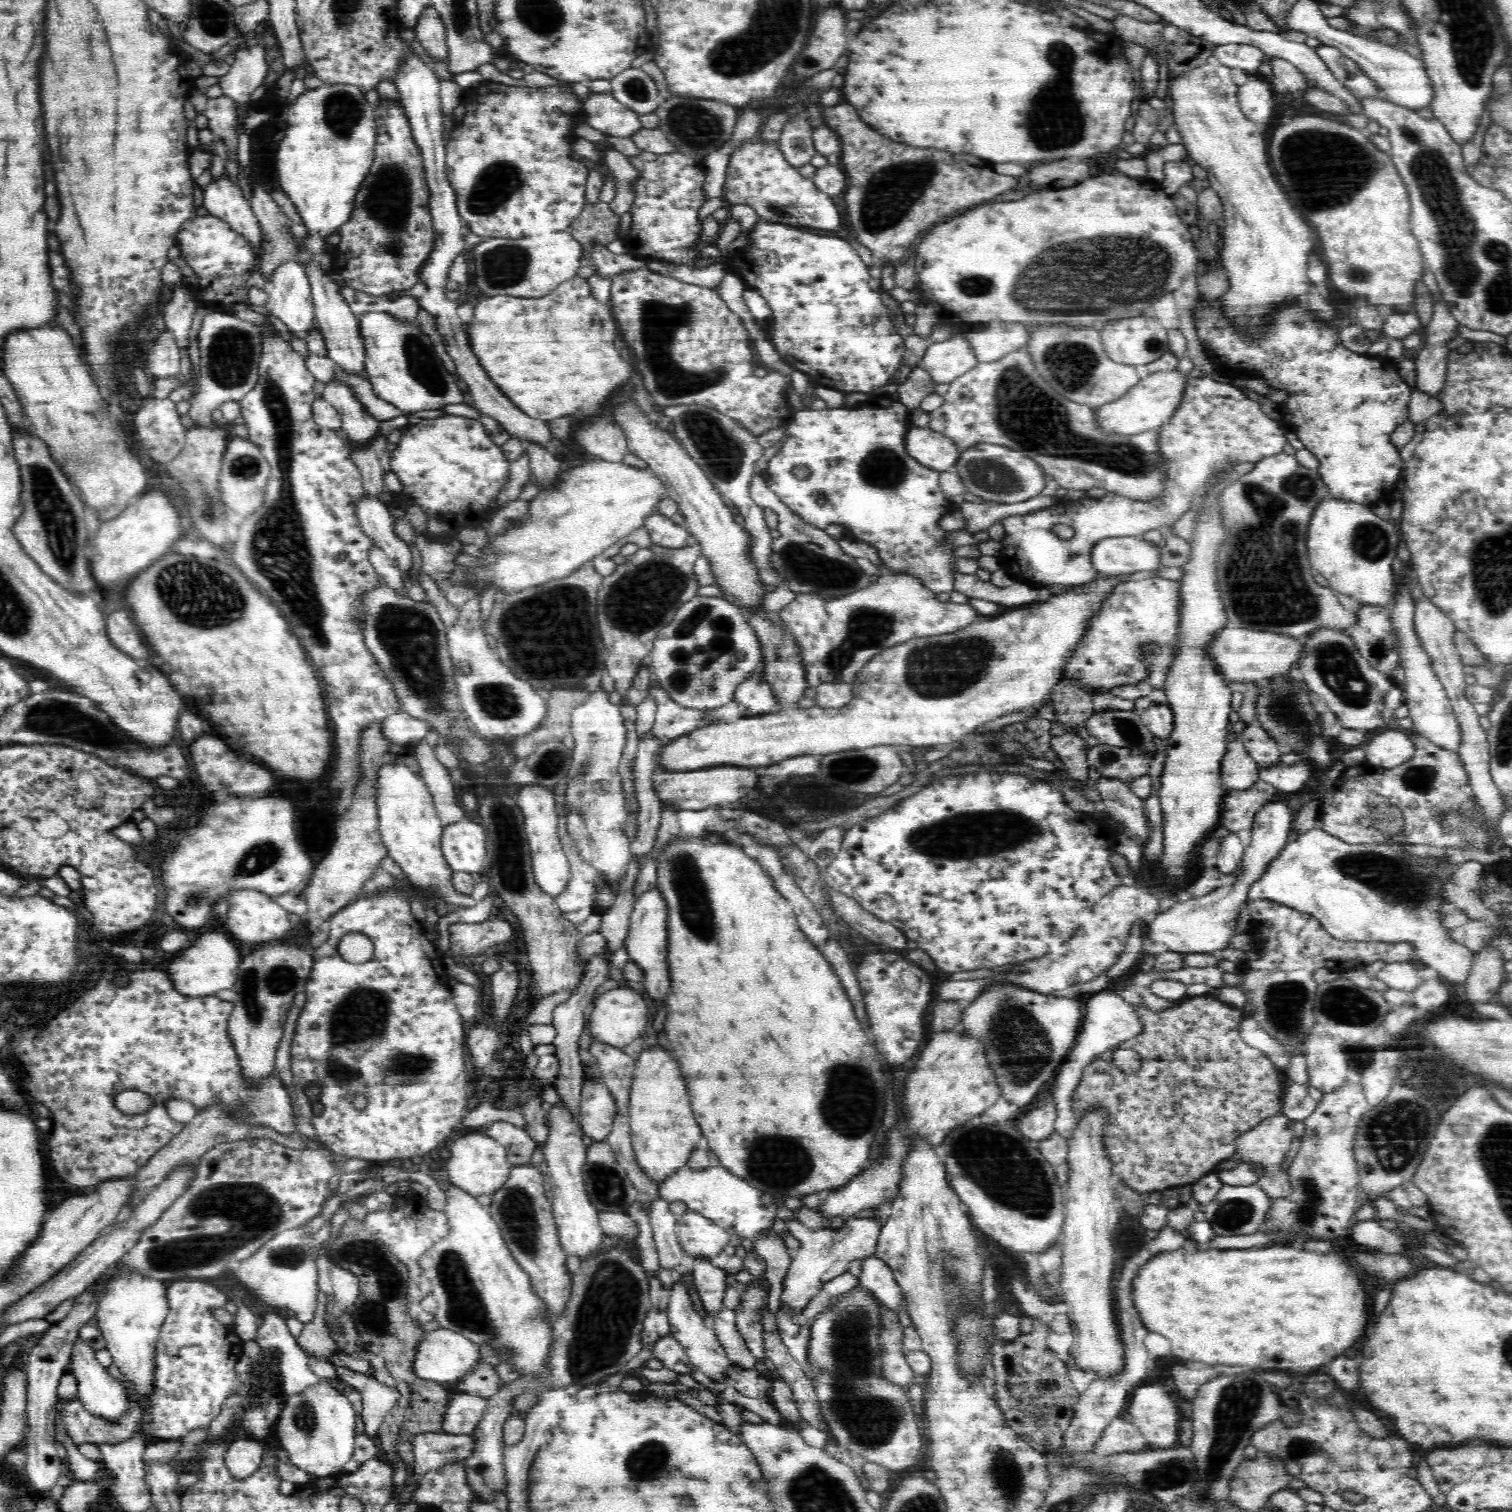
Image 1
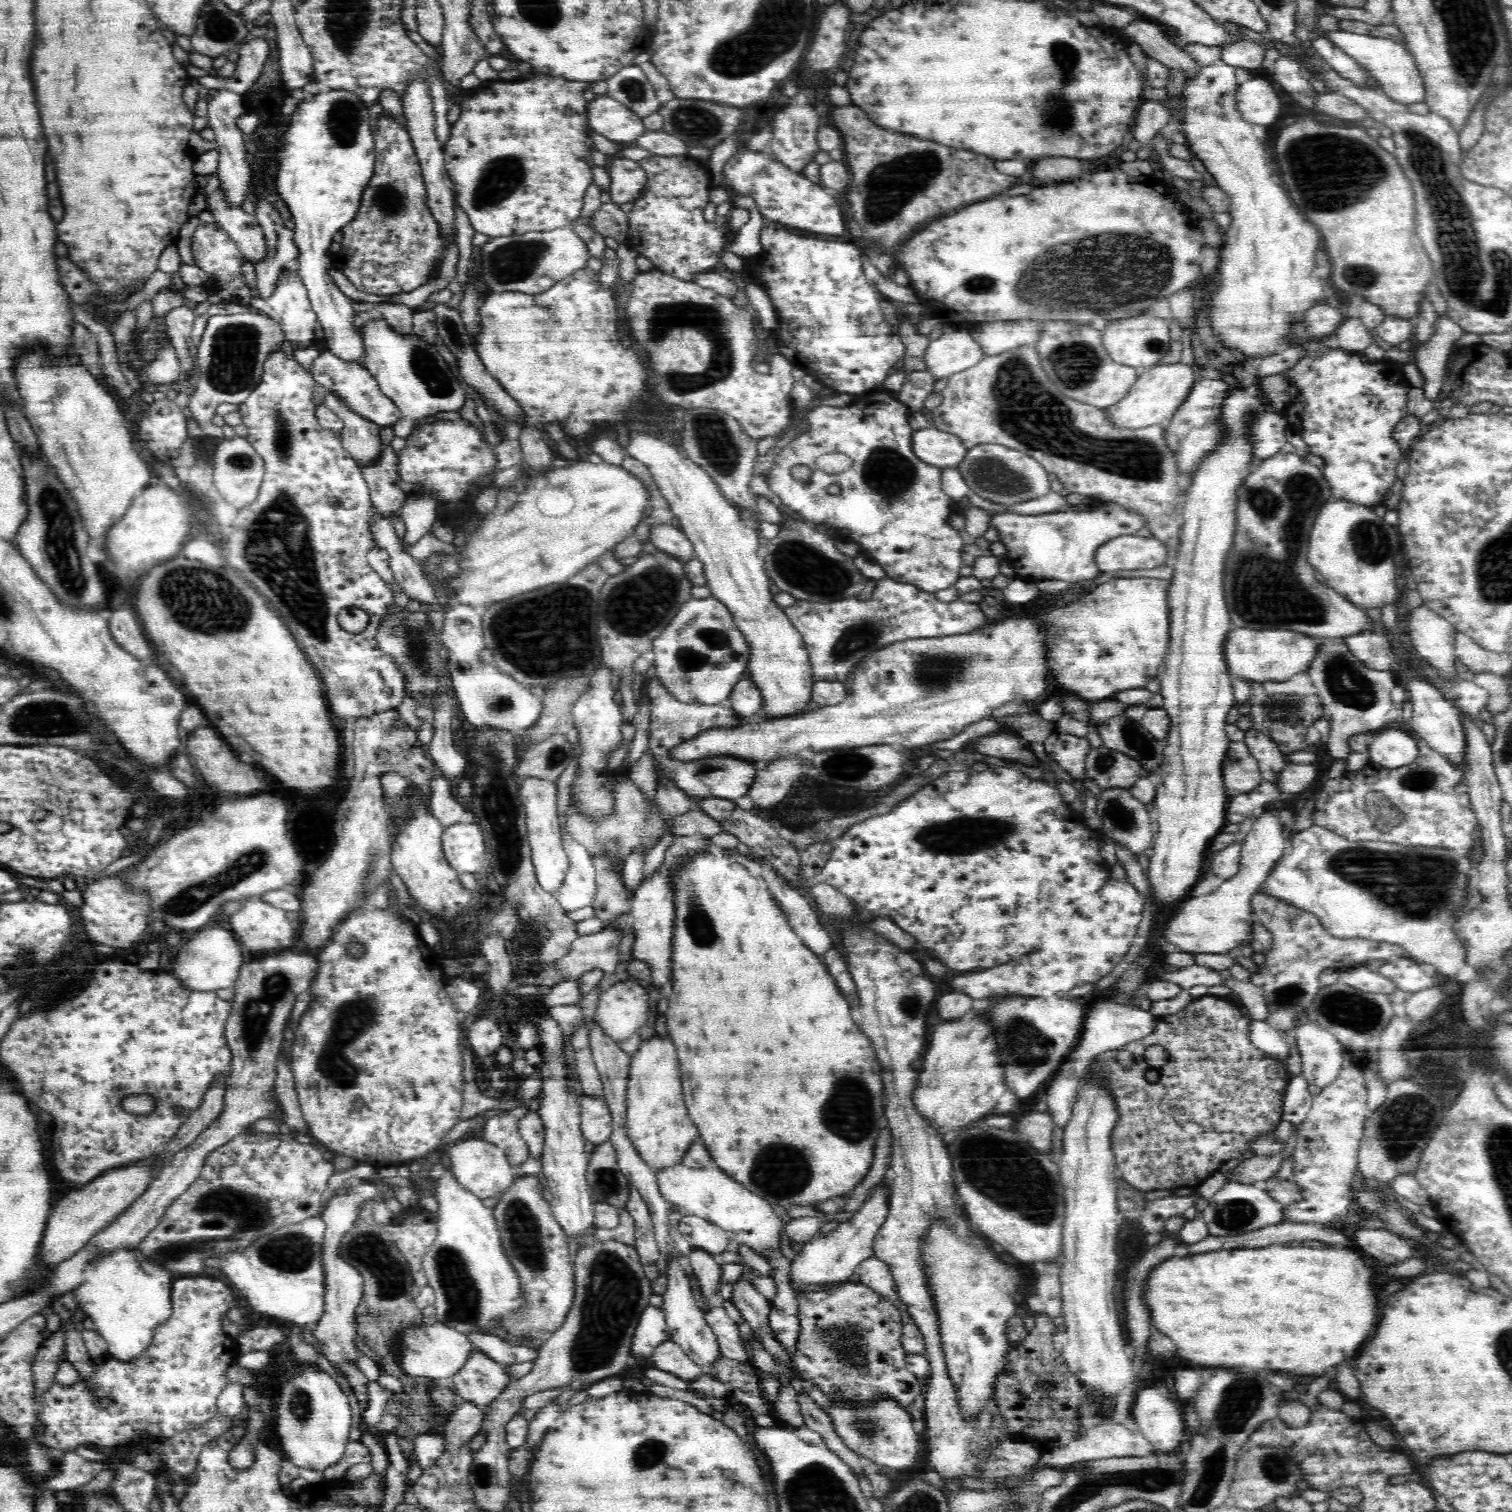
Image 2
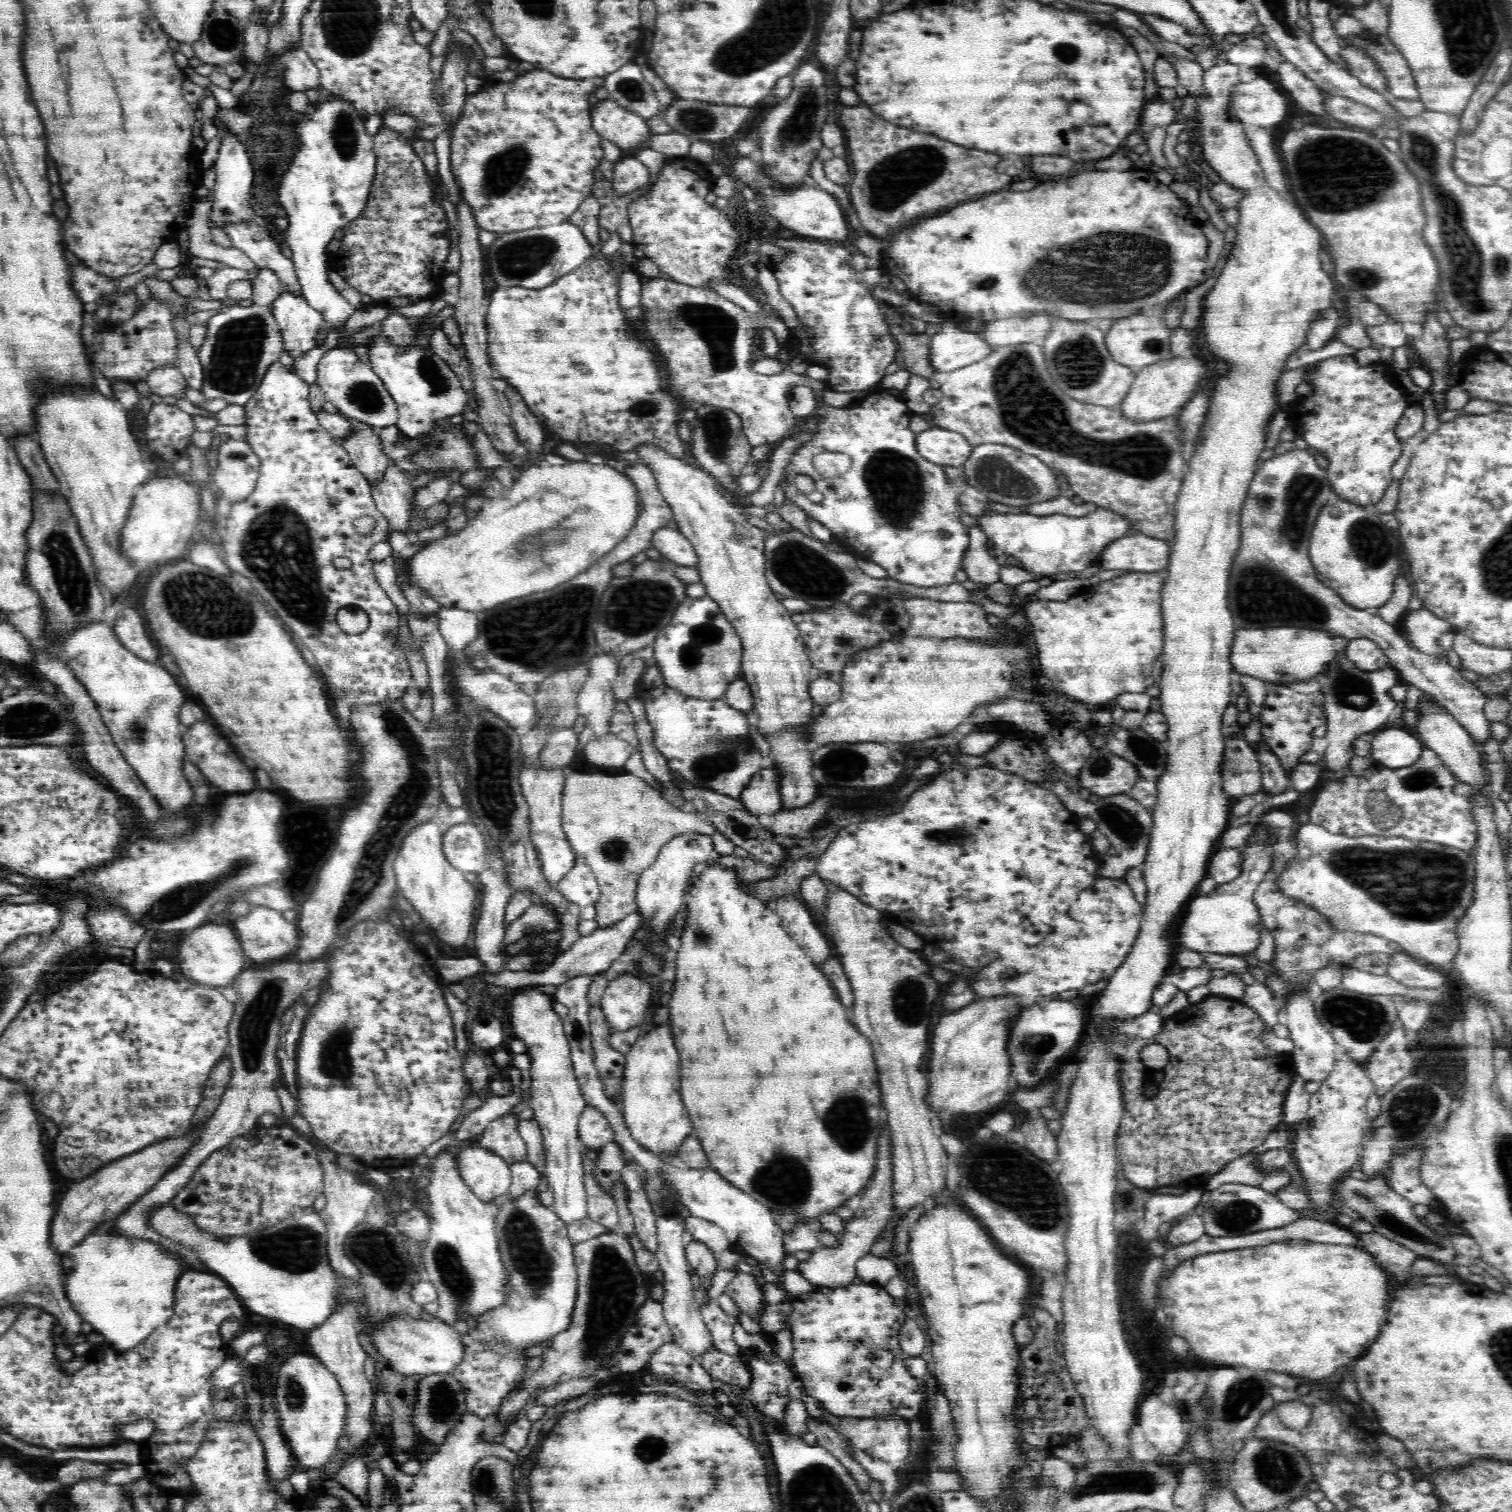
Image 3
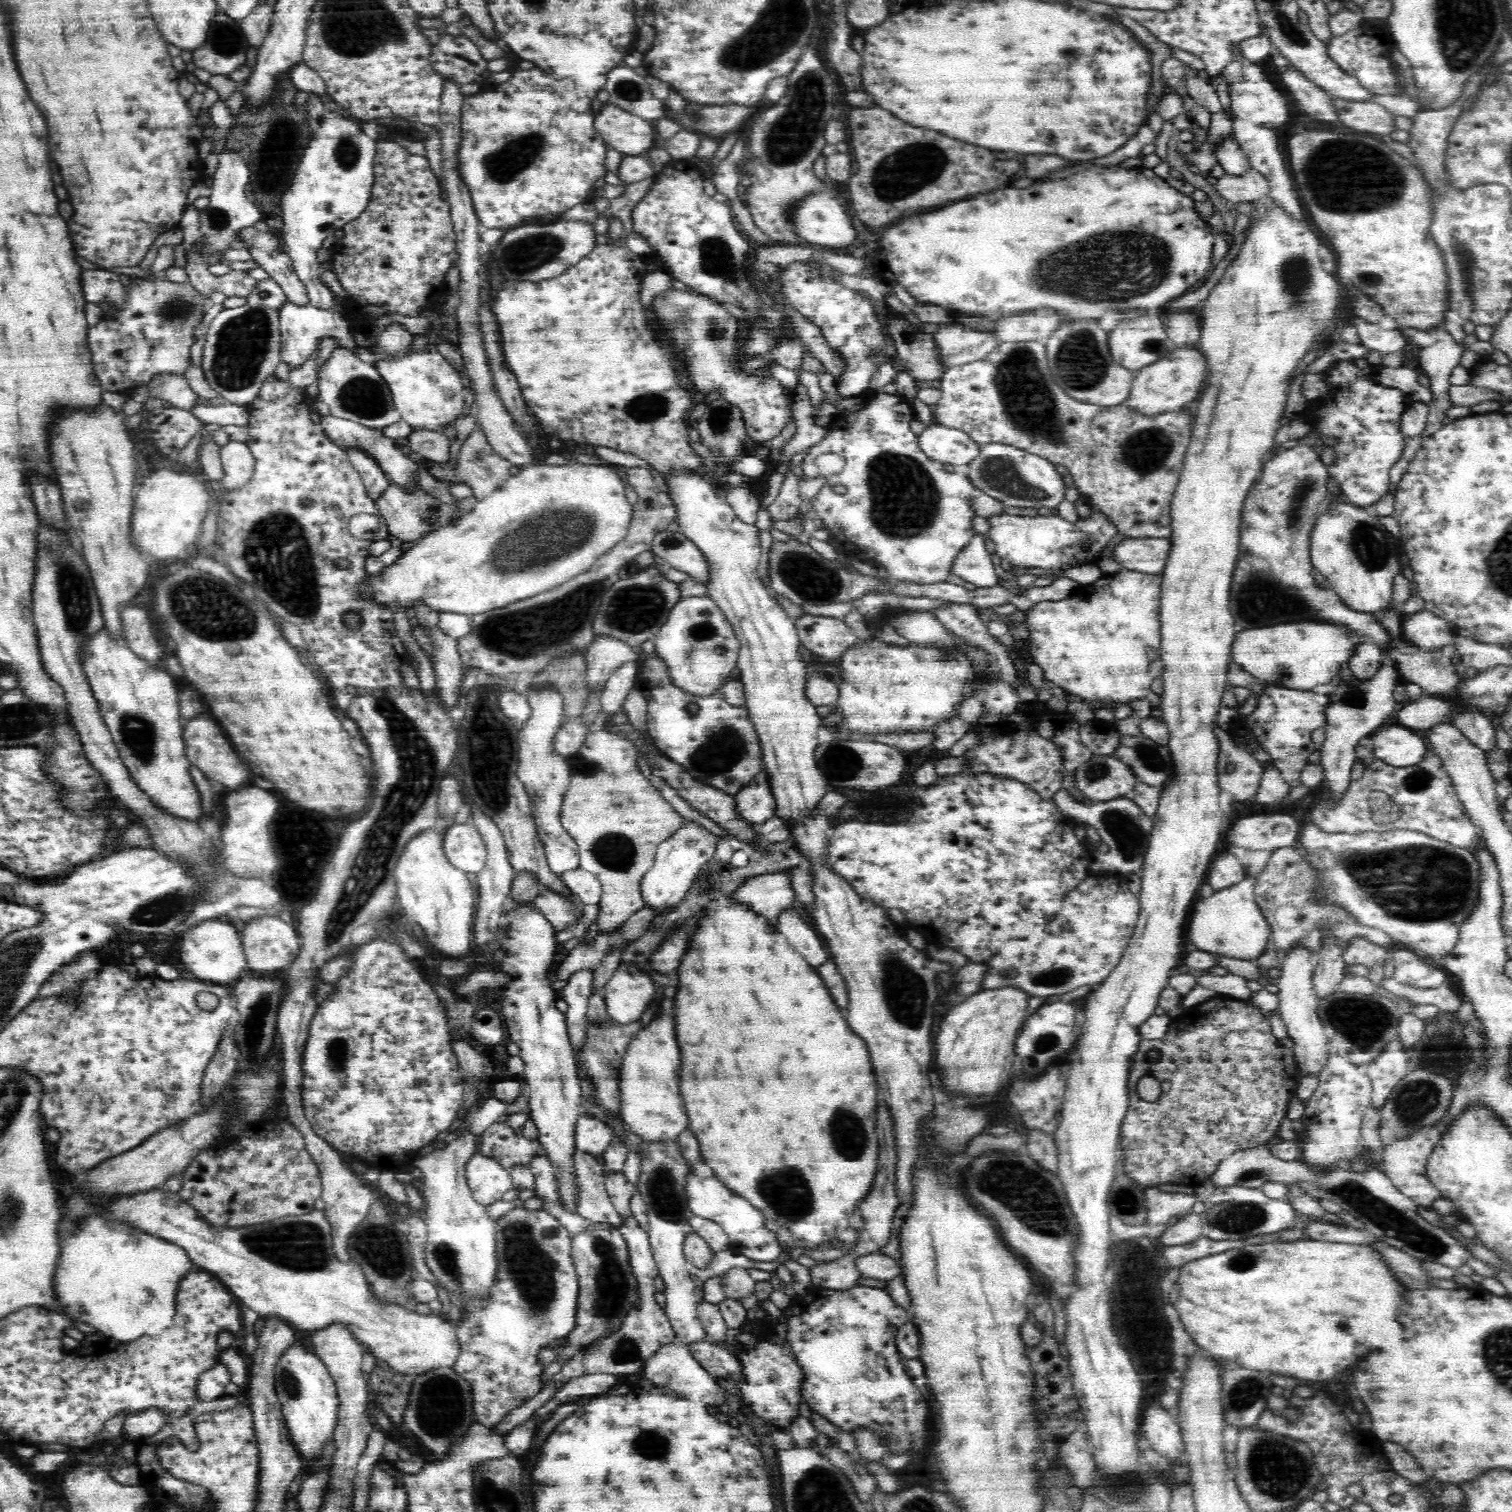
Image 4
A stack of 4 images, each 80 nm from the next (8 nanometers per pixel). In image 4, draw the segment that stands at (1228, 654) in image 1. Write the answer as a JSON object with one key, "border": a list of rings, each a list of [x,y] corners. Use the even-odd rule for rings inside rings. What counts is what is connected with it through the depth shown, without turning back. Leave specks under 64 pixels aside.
{"border":[[[1290,622],[1237,632],[1230,657],[1263,685],[1312,690],[1318,684],[1328,684],[1342,662],[1350,662],[1356,648],[1354,634],[1343,623]]]}

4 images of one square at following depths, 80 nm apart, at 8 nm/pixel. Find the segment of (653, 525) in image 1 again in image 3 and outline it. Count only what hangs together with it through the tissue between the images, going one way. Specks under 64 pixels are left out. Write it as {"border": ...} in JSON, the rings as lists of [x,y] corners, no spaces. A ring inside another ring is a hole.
{"border":[[[668,527],[656,530],[653,534],[653,547],[668,562],[685,568],[698,568],[699,556],[695,548],[679,530]]]}

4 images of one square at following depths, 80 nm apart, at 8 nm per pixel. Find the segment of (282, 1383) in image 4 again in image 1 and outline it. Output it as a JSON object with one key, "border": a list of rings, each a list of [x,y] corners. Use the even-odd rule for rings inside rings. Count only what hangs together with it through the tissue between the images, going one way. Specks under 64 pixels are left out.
{"border":[[[321,1382],[304,1387],[286,1402],[284,1412],[278,1417],[278,1436],[289,1461],[308,1474],[316,1478],[337,1476],[342,1473],[344,1464],[353,1460],[356,1413],[348,1398],[332,1385]]]}

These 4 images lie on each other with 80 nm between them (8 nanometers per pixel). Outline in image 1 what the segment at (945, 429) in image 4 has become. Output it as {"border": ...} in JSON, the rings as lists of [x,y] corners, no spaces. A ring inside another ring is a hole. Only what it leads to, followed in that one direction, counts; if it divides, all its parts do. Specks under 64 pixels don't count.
{"border":[[[911,426],[906,436],[907,453],[932,470],[948,471],[959,460],[959,447],[952,438],[928,427]]]}

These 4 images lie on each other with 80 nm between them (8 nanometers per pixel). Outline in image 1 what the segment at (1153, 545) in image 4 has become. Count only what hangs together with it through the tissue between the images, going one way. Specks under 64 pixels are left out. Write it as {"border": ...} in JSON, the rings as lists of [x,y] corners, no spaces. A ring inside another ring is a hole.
{"border":[[[1141,536],[1107,538],[1092,549],[1092,563],[1102,575],[1156,570],[1162,562],[1161,548],[1152,547]]]}

